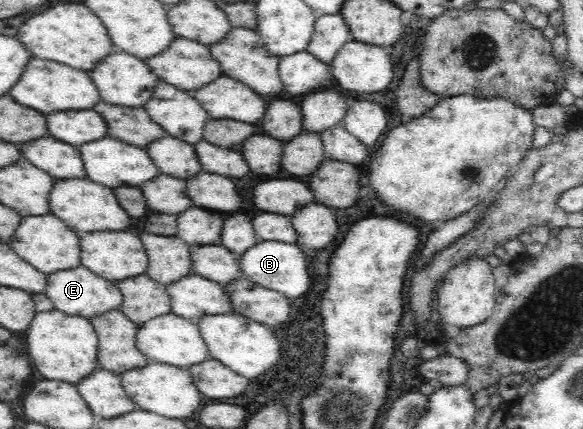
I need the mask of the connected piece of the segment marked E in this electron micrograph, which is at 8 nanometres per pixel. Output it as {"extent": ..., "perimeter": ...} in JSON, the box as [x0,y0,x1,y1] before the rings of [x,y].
{"extent":[45,265,122,319],"perimeter":[[[82,265],[47,274],[45,275],[45,281],[45,293],[53,302],[53,308],[61,310],[64,314],[80,315],[89,319],[94,315],[117,309],[122,302],[122,295],[112,281],[94,274]]]}

